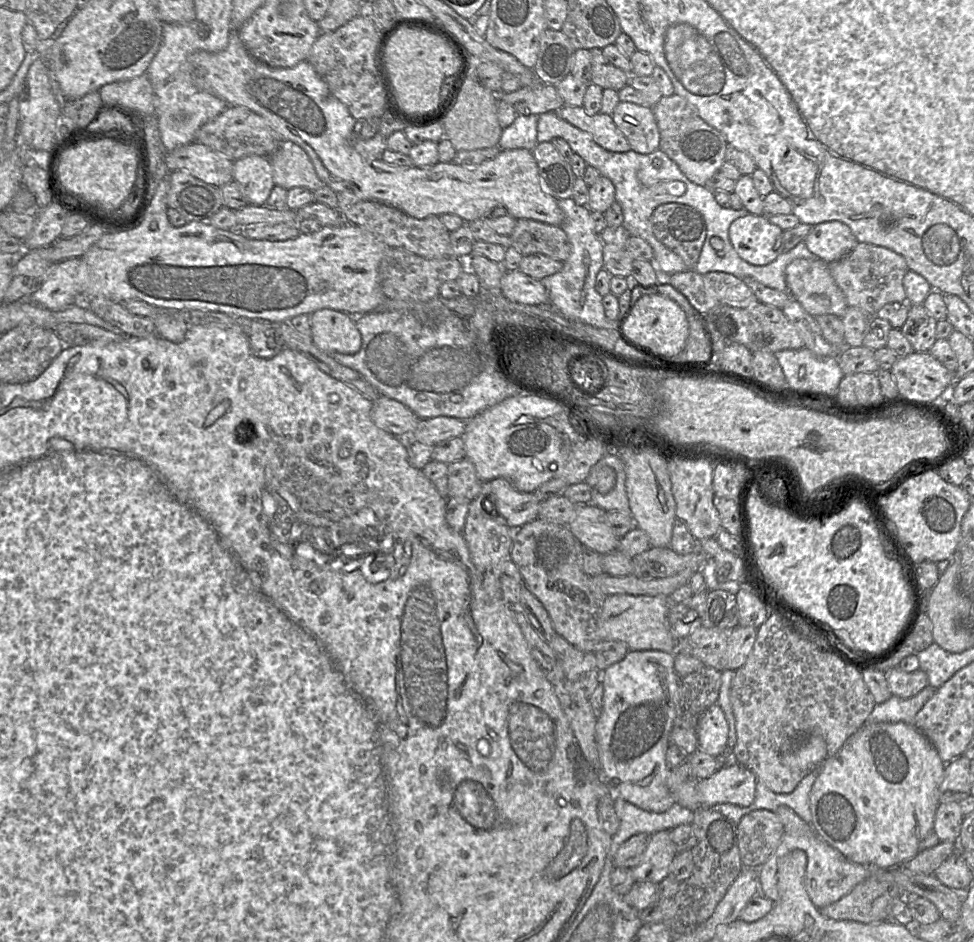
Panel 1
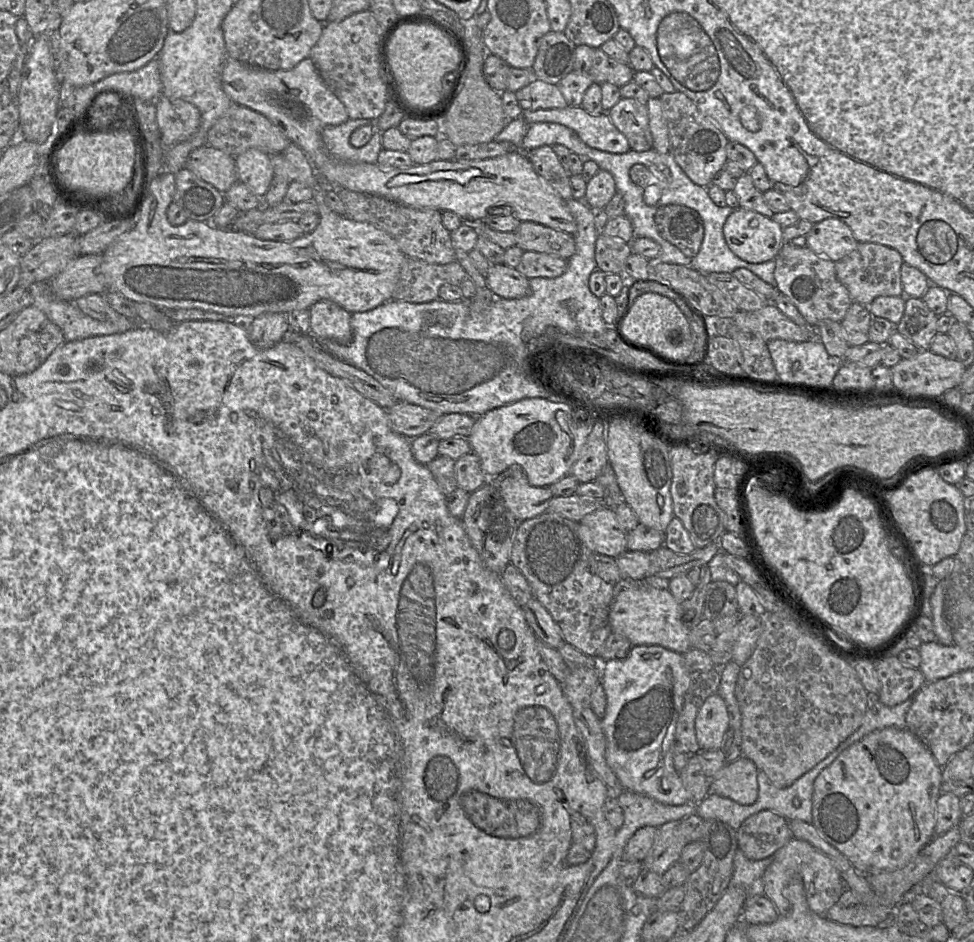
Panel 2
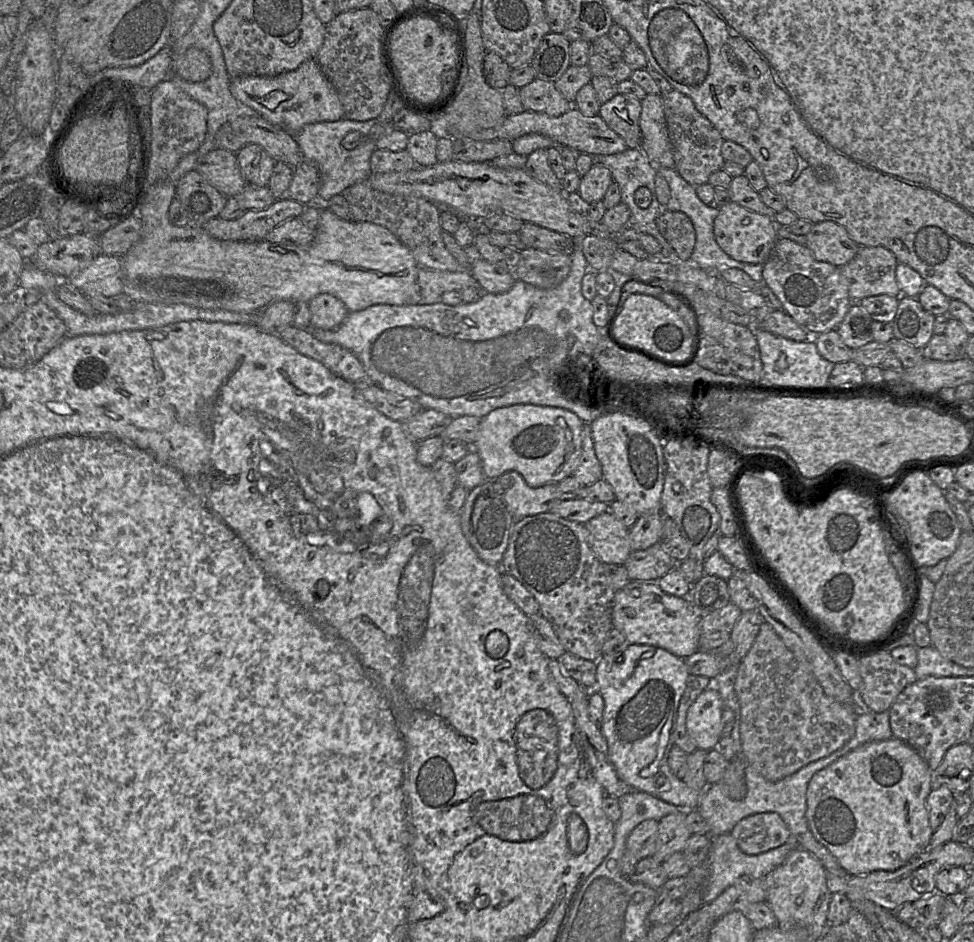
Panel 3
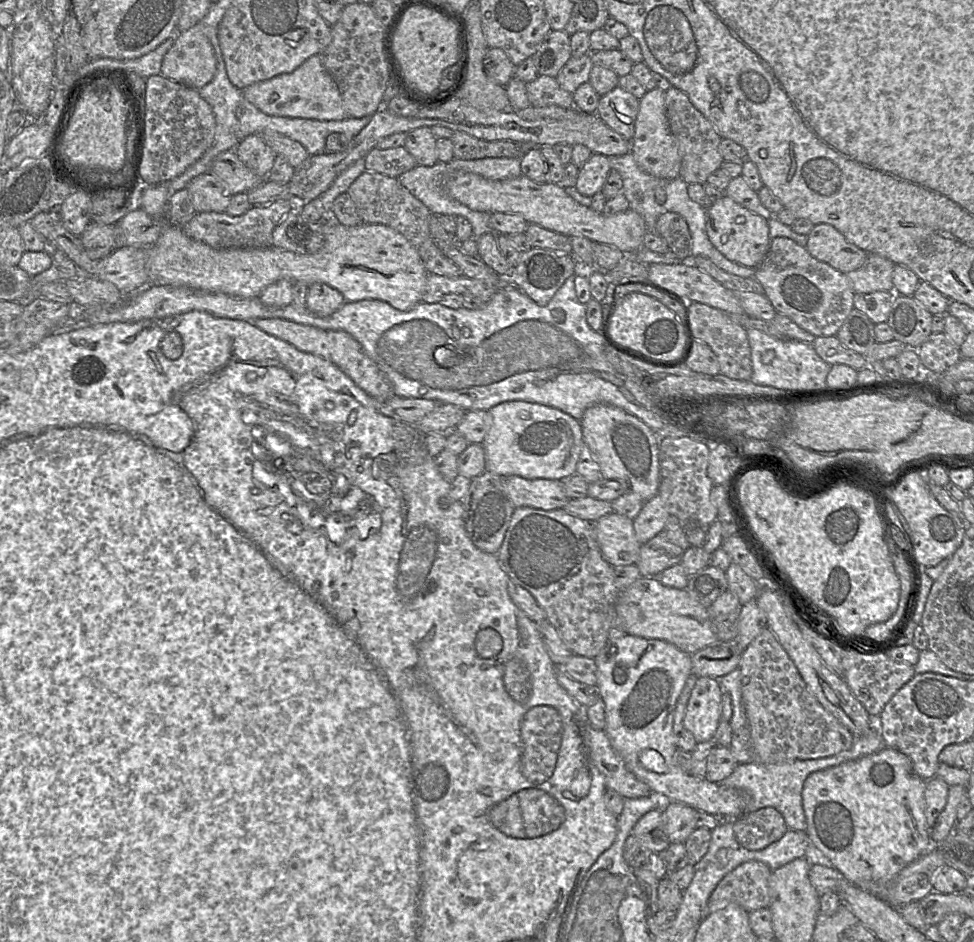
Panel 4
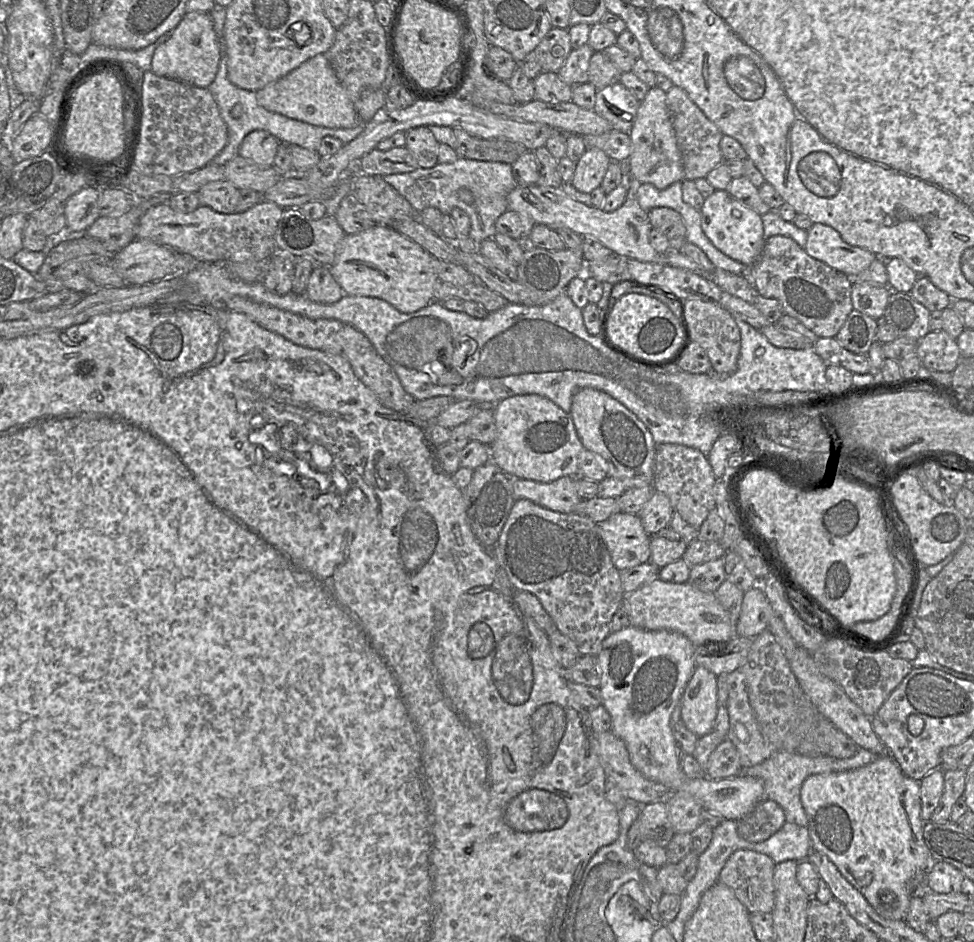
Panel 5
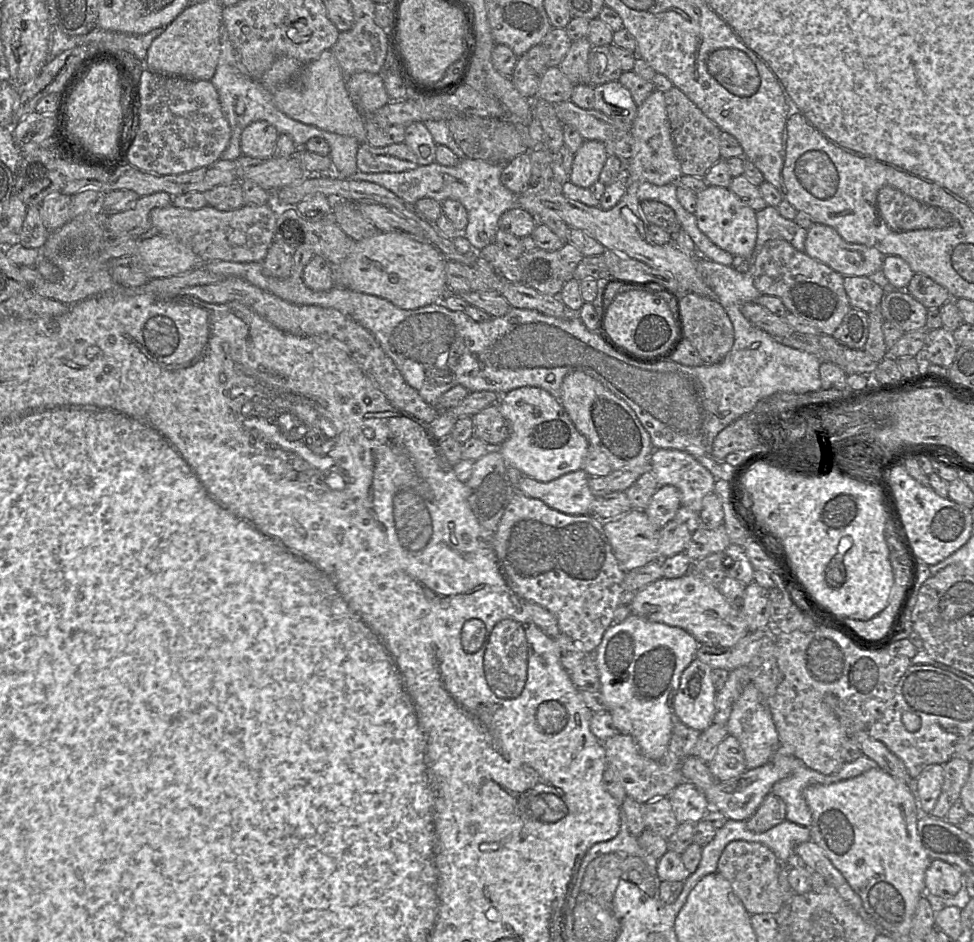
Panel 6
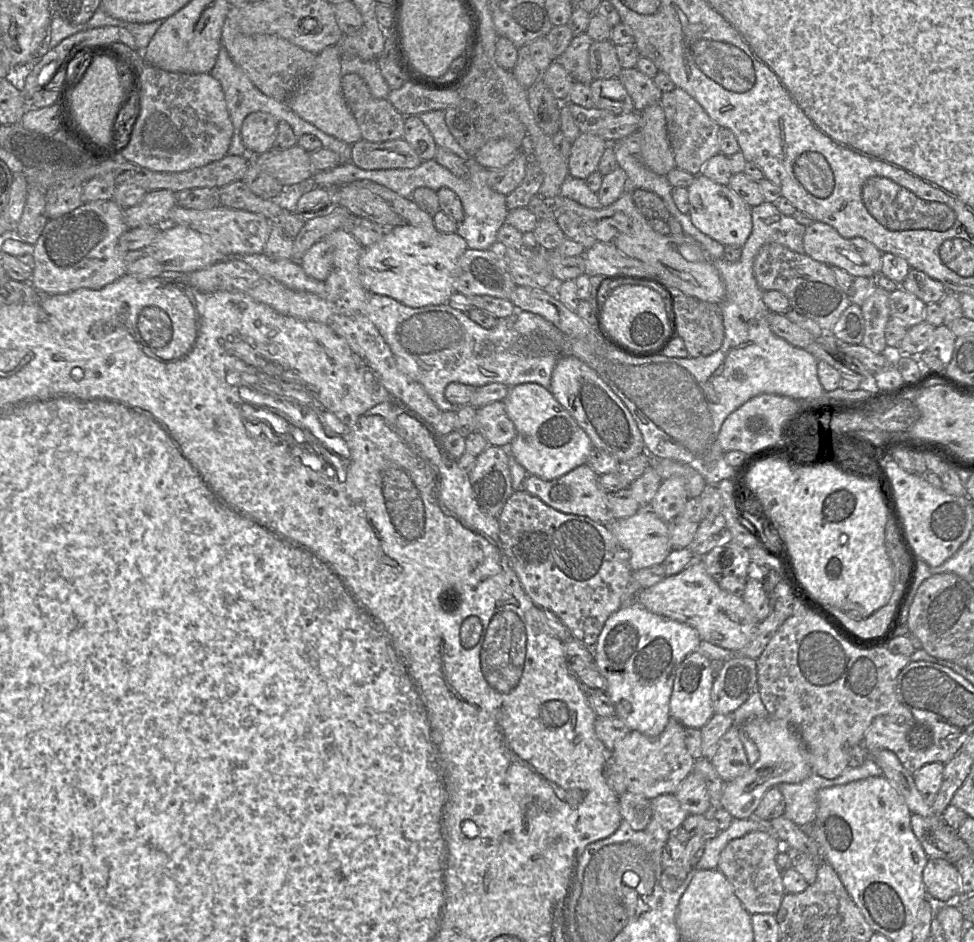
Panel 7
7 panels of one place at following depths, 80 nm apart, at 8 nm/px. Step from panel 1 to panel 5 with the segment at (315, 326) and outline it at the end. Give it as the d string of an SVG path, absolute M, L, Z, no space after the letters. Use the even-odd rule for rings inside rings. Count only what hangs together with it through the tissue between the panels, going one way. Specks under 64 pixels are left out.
M315 264L308 279L305 295L319 304L333 304L346 294L330 273L328 266Z

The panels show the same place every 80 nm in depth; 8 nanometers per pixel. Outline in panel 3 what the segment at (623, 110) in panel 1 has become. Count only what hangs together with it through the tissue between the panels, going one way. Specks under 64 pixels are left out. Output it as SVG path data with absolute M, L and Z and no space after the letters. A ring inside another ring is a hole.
M617 93L600 106L599 114L610 129L624 139L628 148L640 148L641 101L633 95Z

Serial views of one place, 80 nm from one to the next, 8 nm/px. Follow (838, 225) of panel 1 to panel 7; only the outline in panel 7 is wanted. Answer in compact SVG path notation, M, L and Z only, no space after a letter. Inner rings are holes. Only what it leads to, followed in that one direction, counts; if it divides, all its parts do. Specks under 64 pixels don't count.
M814 221L806 227L803 237L805 254L812 259L838 267L855 276L873 277L881 271L882 252L862 237L845 238L827 223Z

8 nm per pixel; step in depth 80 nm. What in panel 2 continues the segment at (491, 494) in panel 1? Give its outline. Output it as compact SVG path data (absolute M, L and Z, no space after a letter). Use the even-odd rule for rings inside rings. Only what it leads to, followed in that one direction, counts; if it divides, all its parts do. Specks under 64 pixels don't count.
M511 466L501 474L488 479L508 511L522 522L547 511L554 497L550 487L530 485L520 466Z

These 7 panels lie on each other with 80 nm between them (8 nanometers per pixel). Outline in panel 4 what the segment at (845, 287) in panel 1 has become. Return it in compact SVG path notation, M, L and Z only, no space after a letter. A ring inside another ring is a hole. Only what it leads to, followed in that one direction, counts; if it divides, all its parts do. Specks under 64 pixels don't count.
M868 254L862 266L847 273L855 293L890 291L895 264L878 254Z

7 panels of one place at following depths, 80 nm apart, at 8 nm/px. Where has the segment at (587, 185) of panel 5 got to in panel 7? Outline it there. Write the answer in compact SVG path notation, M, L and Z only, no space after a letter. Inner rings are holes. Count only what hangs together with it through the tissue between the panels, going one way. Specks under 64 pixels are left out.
M580 133L571 144L568 158L569 175L586 180L590 174L598 170L599 161L608 144L597 135Z

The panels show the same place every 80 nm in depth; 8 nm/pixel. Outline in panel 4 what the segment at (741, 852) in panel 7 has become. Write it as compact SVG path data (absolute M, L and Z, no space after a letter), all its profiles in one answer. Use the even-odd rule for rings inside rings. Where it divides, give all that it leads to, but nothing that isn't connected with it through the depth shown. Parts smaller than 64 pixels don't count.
M747 861L718 883L704 909L704 918L724 907L735 903L748 913L762 908L769 908L769 878L772 871L764 863Z

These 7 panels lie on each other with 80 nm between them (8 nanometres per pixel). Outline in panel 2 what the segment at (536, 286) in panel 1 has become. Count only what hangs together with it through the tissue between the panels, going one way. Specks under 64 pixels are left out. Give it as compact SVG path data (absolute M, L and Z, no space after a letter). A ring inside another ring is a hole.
M491 264L485 276L486 283L497 298L518 299L529 294L529 279L516 268Z

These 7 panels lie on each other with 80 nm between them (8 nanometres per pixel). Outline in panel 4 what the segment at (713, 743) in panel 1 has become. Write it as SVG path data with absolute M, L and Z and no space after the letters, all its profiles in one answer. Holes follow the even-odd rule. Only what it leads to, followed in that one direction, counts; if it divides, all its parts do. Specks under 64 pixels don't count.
M699 677L687 703L683 724L697 743L712 741L721 721L722 691L717 679Z

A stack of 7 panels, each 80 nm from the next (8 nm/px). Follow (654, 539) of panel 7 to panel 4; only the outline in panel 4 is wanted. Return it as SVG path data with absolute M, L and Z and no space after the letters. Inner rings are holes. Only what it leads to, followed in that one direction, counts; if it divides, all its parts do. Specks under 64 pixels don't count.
M611 512L595 522L598 543L605 560L612 566L635 564L642 544L638 541L633 520Z

